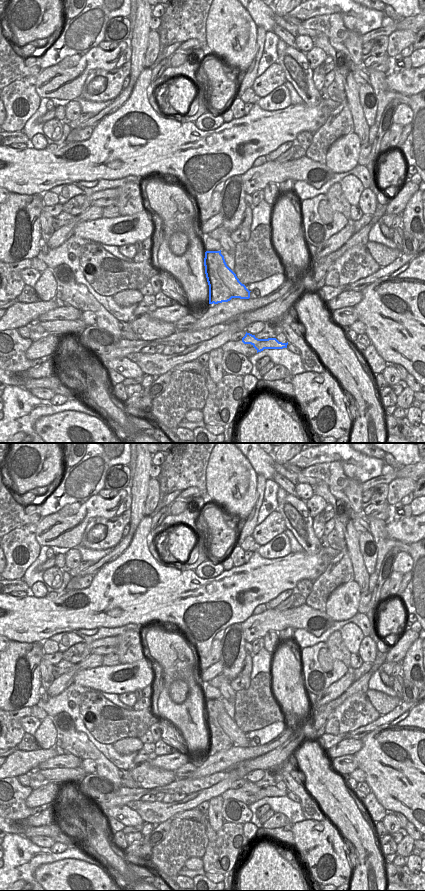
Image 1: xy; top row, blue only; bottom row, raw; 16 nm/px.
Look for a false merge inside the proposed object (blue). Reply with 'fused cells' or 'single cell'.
fused cells

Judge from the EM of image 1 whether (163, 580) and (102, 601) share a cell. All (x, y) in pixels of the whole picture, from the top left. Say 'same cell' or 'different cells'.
same cell

